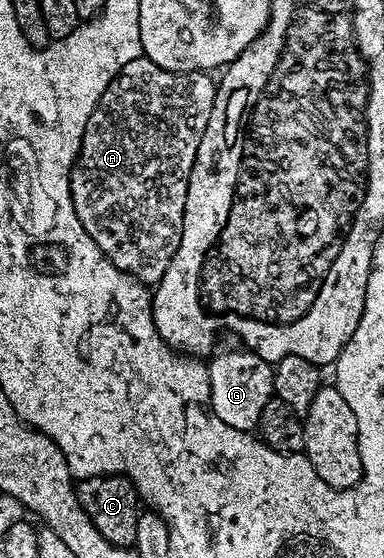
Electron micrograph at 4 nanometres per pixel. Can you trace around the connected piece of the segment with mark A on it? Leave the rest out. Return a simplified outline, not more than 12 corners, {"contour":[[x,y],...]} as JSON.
{"contour":[[129,61],[73,209],[117,269],[169,269],[217,83]]}

